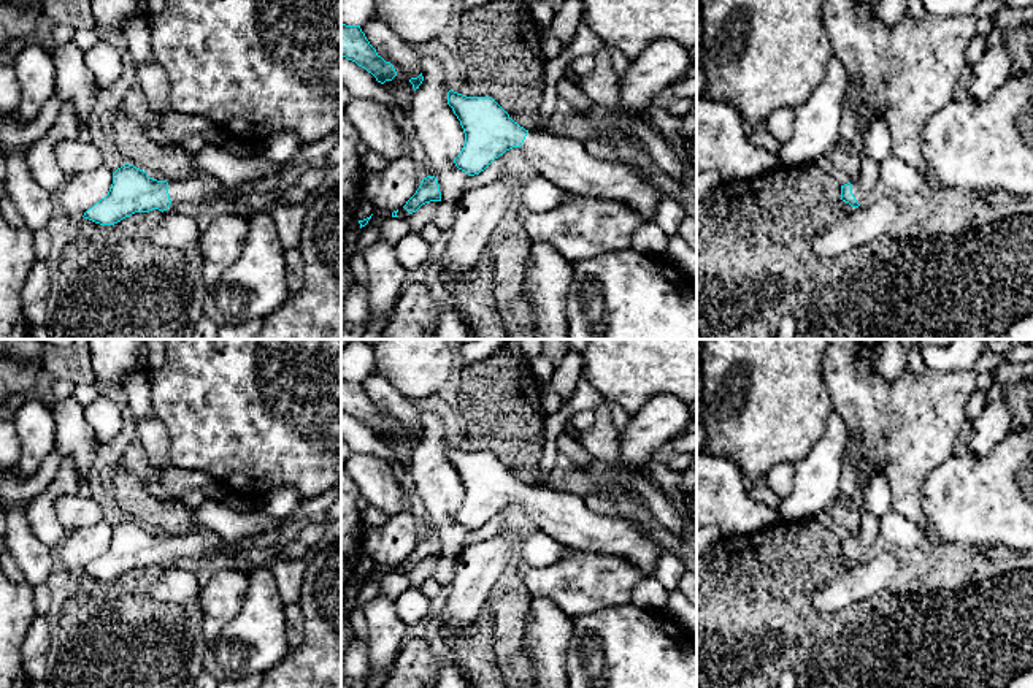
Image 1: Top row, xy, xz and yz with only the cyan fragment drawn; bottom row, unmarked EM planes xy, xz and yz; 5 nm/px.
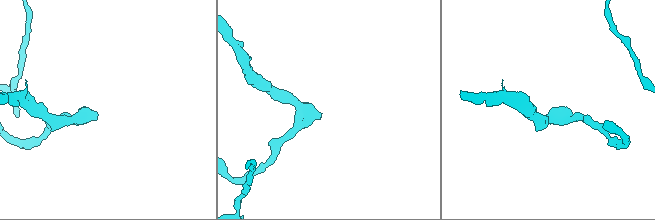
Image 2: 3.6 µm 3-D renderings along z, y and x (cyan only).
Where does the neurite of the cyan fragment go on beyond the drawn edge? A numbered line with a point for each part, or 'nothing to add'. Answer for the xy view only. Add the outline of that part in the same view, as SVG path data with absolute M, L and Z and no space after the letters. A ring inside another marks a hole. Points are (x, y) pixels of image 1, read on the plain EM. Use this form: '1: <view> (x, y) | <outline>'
1: xy (202, 542) | M197 526L187 533L168 536L170 555L175 560L182 558L211 558L224 553L224 539L206 526Z

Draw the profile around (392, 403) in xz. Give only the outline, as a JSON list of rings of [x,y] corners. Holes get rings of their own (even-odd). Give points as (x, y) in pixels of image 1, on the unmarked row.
[[[376,369],[367,374],[360,384],[378,411],[394,420],[397,431],[382,441],[394,452],[397,463],[408,466],[414,449],[409,434],[422,428],[414,399],[400,393],[392,382]]]

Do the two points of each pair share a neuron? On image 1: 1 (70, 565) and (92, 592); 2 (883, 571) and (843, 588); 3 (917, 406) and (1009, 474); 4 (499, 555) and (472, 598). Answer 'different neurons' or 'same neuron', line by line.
1: different neurons
2: same neuron
3: different neurons
4: same neuron

